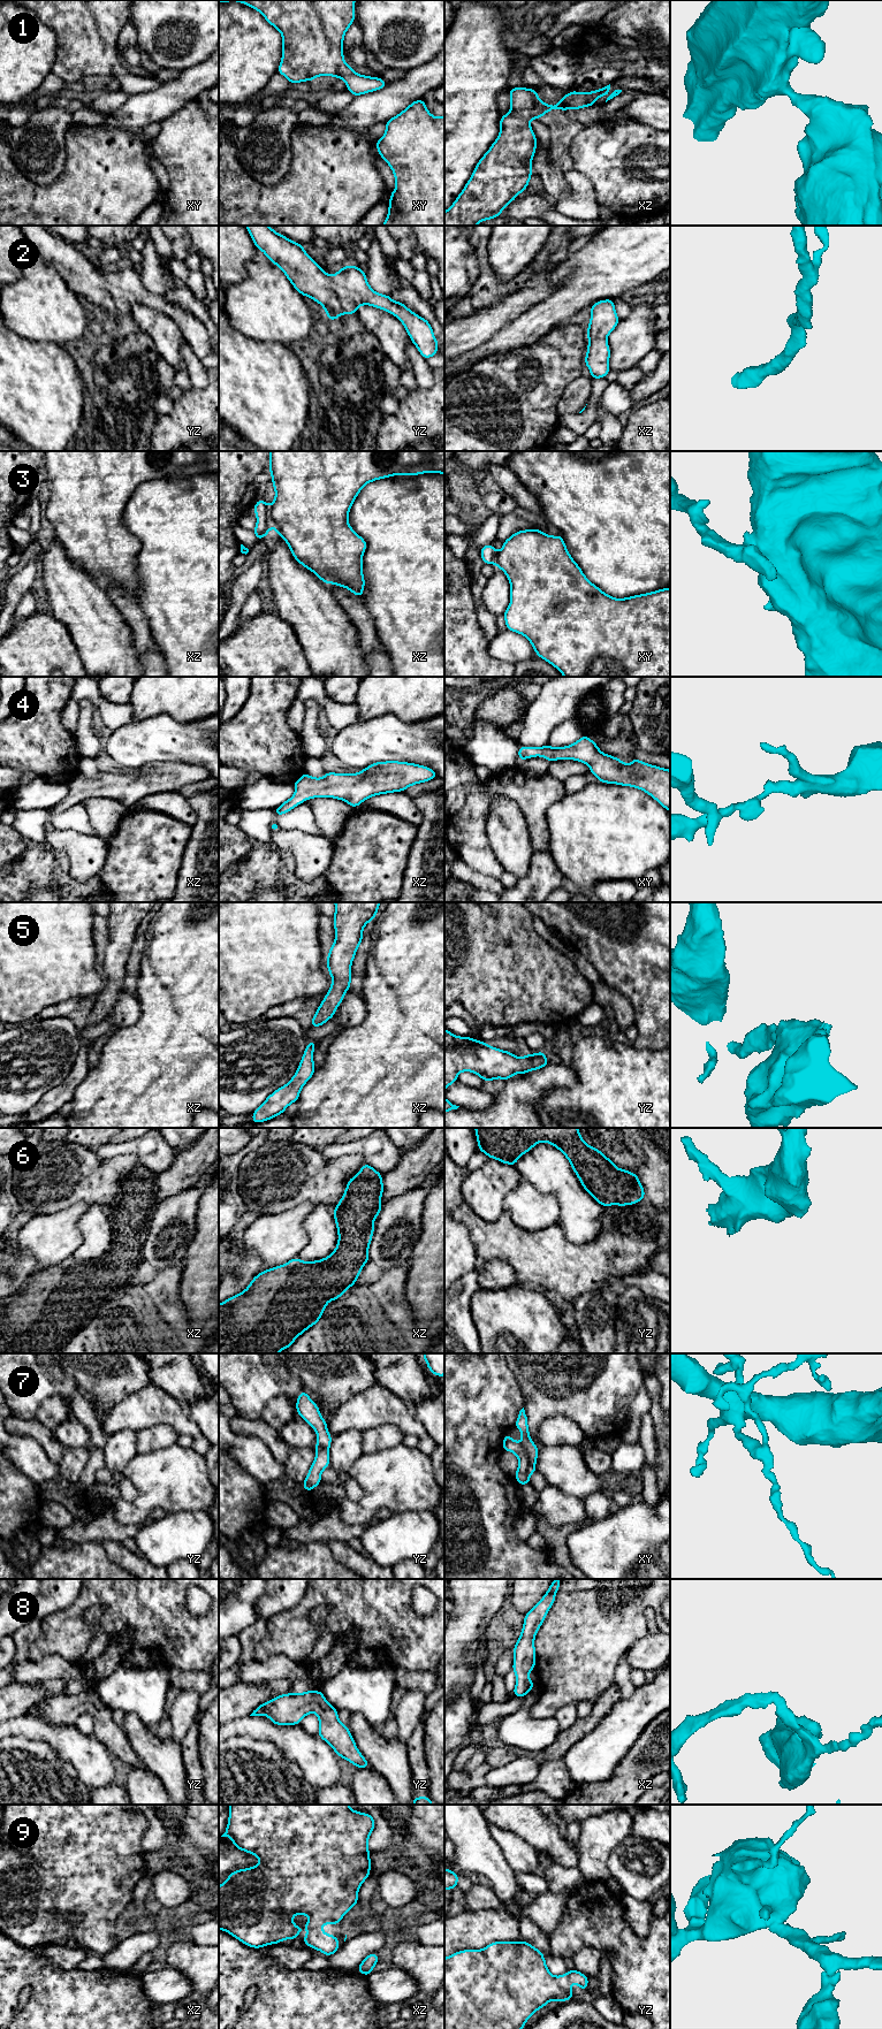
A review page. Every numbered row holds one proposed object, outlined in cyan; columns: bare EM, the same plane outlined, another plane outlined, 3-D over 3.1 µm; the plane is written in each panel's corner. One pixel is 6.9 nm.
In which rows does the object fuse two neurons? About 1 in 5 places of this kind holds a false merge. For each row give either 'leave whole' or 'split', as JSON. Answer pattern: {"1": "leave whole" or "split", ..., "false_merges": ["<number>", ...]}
{"1": "leave whole", "2": "leave whole", "3": "split", "4": "leave whole", "5": "leave whole", "6": "leave whole", "7": "split", "8": "leave whole", "9": "leave whole", "false_merges": ["3", "7"]}

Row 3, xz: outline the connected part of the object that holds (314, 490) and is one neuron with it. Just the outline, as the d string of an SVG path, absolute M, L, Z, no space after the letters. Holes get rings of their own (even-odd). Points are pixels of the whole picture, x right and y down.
M269 451L268 468L269 473L272 474L272 483L275 490L275 498L268 506L269 521L271 525L275 528L275 532L289 546L294 558L304 567L315 573L318 578L325 583L334 583L335 586L344 587L362 598L365 587L365 579L363 575L363 554L367 548L367 543L349 525L348 516L352 503L365 485L379 479L386 479L398 474L406 476L424 473L444 474L444 451Z

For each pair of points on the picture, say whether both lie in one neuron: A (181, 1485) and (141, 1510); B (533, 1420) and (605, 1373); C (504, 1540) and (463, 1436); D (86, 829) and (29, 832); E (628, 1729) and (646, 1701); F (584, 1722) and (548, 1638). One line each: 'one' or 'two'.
A: one
B: one
C: one
D: one
E: one
F: two

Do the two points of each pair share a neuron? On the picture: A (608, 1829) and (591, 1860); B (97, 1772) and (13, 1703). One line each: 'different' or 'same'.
A: same
B: different

